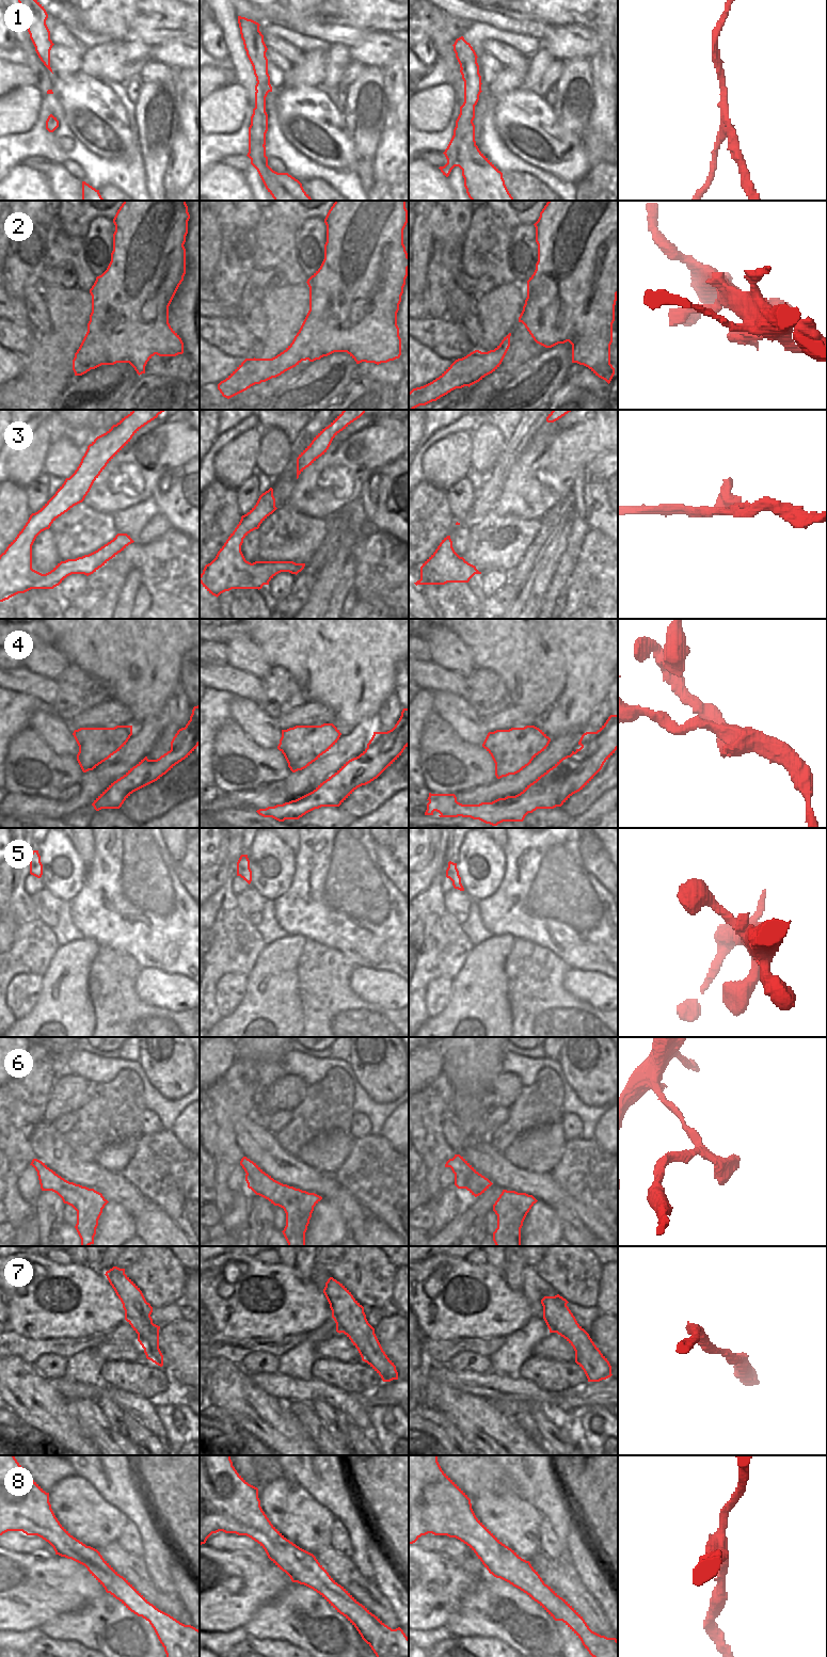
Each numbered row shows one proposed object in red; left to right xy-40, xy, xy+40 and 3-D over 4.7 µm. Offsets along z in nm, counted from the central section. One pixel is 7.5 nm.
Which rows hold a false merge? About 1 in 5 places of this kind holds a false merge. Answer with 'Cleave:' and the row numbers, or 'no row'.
Cleave: 1, 4, 6

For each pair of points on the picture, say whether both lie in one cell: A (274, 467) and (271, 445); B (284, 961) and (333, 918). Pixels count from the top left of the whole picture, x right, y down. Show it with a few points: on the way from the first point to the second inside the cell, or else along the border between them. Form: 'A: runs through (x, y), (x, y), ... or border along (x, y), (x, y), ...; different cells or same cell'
A: runs through (273, 462), (273, 450); same cell
B: border along (280, 939), (296, 934), (301, 935), (305, 939); different cells

